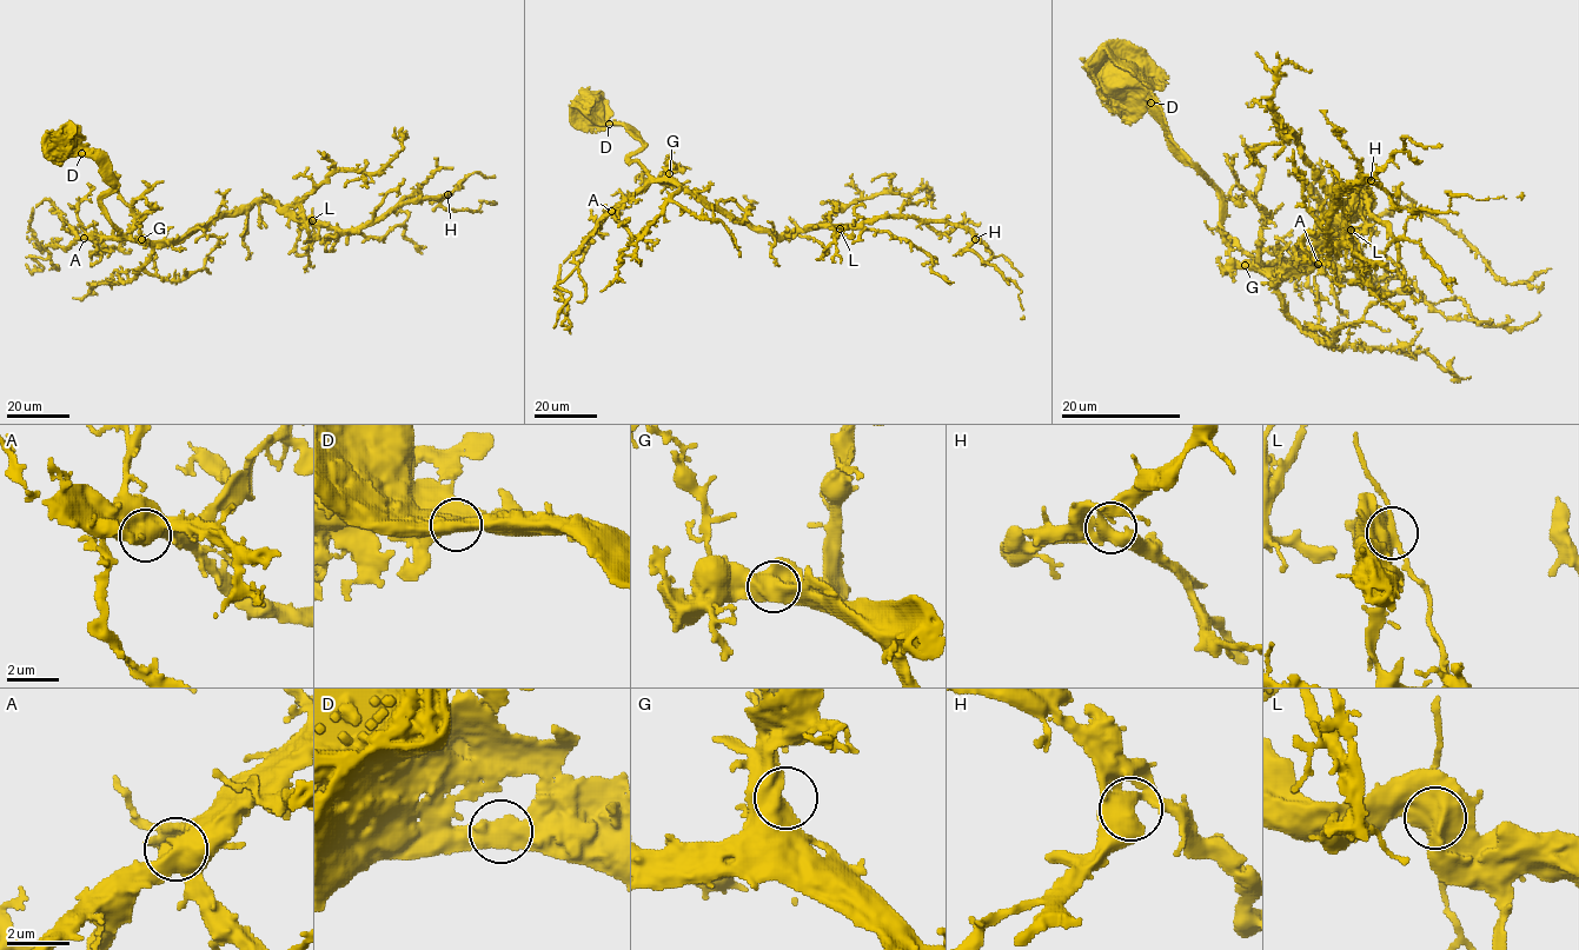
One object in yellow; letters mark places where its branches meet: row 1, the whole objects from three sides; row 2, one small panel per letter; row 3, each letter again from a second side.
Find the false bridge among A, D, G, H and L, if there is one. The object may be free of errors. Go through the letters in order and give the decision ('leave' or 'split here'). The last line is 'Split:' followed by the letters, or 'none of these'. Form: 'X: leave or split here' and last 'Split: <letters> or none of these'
A: leave
D: leave
G: leave
H: leave
L: split here
Split: L

